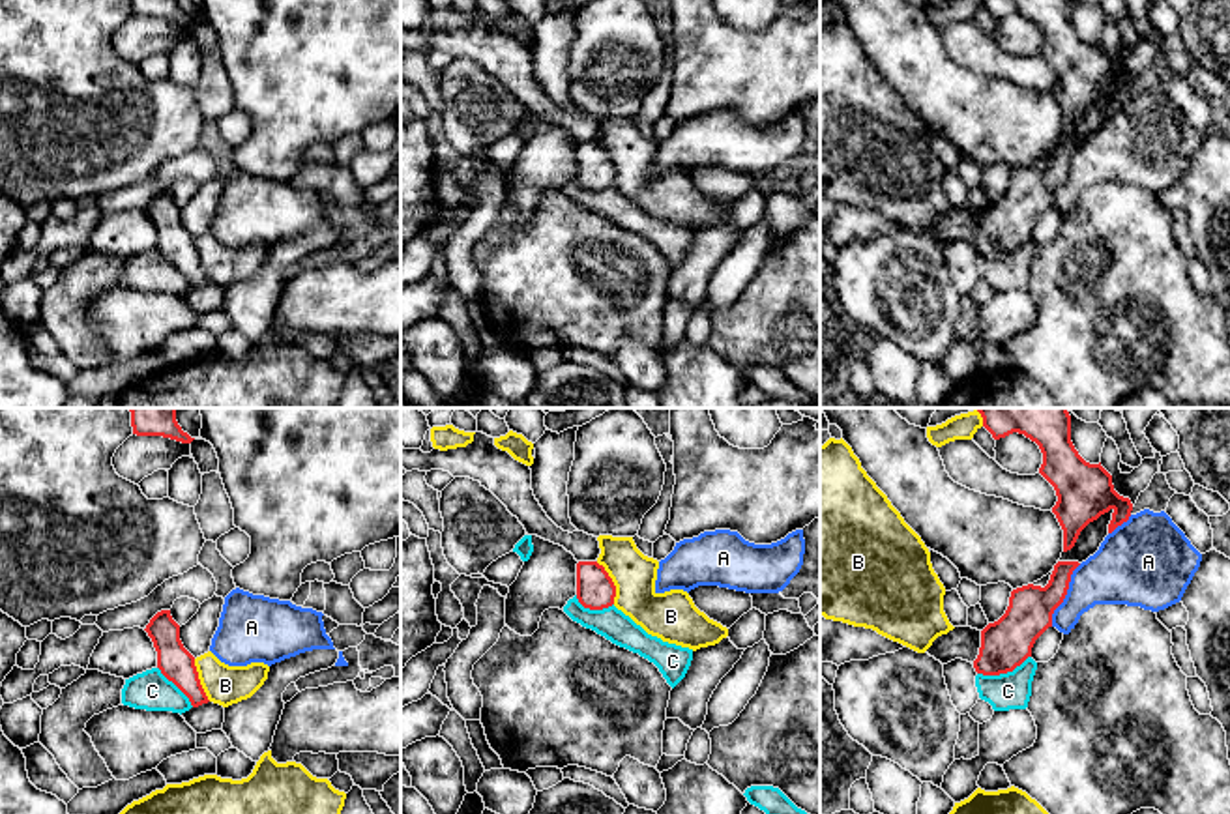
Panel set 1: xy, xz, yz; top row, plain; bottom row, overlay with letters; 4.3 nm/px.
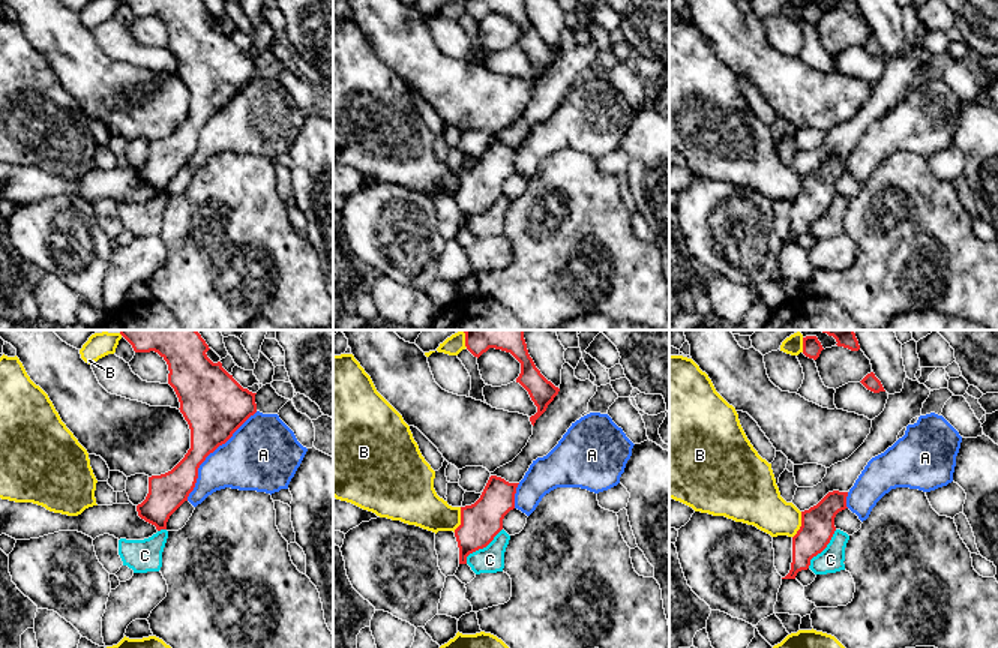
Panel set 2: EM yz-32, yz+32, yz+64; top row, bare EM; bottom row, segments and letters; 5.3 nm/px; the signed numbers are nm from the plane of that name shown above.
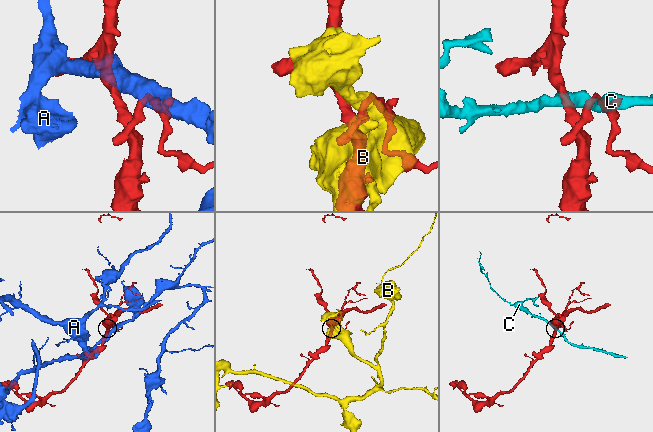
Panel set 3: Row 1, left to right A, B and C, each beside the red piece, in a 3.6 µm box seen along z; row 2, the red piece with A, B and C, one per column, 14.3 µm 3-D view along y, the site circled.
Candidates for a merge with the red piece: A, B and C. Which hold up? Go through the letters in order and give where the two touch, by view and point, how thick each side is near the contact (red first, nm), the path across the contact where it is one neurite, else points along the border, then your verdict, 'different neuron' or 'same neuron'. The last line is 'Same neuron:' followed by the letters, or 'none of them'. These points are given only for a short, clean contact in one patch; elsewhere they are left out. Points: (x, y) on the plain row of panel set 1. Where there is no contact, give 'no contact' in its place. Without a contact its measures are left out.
A: yz (1066, 174) | 190/280 nm | different neuron
B: xz (613, 163) | 160/190 nm | different neuron
C: yz (1004, 253) | 220/160 nm | along yz (1030, 236), (1011, 251), (978, 255) | different neuron
Same neuron: none of them

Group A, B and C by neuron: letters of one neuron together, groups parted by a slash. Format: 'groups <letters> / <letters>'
groups A / B / C

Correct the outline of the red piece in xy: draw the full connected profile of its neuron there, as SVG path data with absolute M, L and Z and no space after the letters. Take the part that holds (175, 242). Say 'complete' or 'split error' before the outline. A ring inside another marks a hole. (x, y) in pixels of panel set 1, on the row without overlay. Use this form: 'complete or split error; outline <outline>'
complete; outline M170 191L157 193L144 210L157 232L157 249L172 262L191 283L193 288L208 284L200 266L195 238L180 221L180 206L172 200Z

